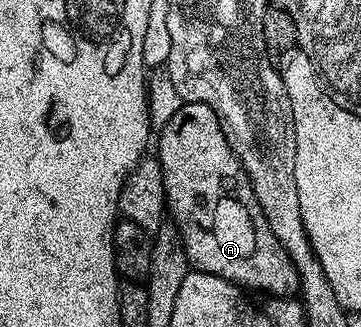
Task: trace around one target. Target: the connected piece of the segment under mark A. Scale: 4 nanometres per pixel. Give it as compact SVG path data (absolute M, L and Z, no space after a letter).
M184 102L158 133L157 144L158 140L167 211L185 242L192 269L220 276L247 290L260 288L272 297L294 297L300 291L297 270L269 230L251 180L233 154L214 110Z

